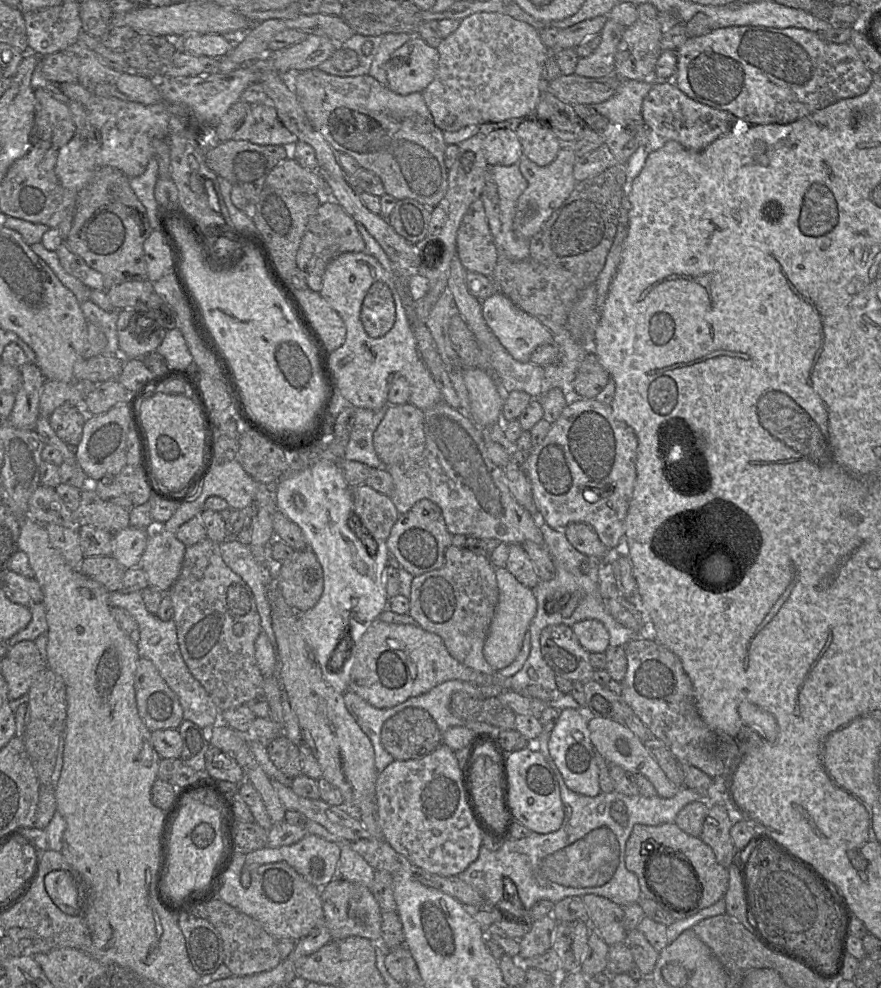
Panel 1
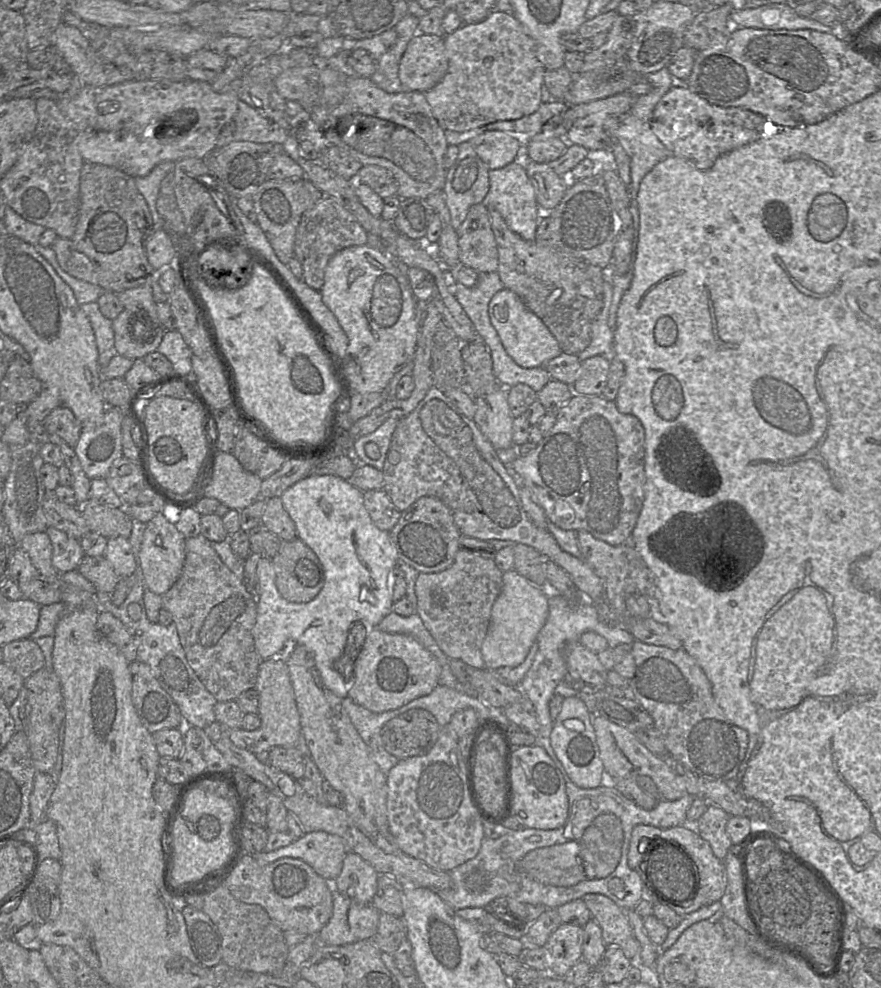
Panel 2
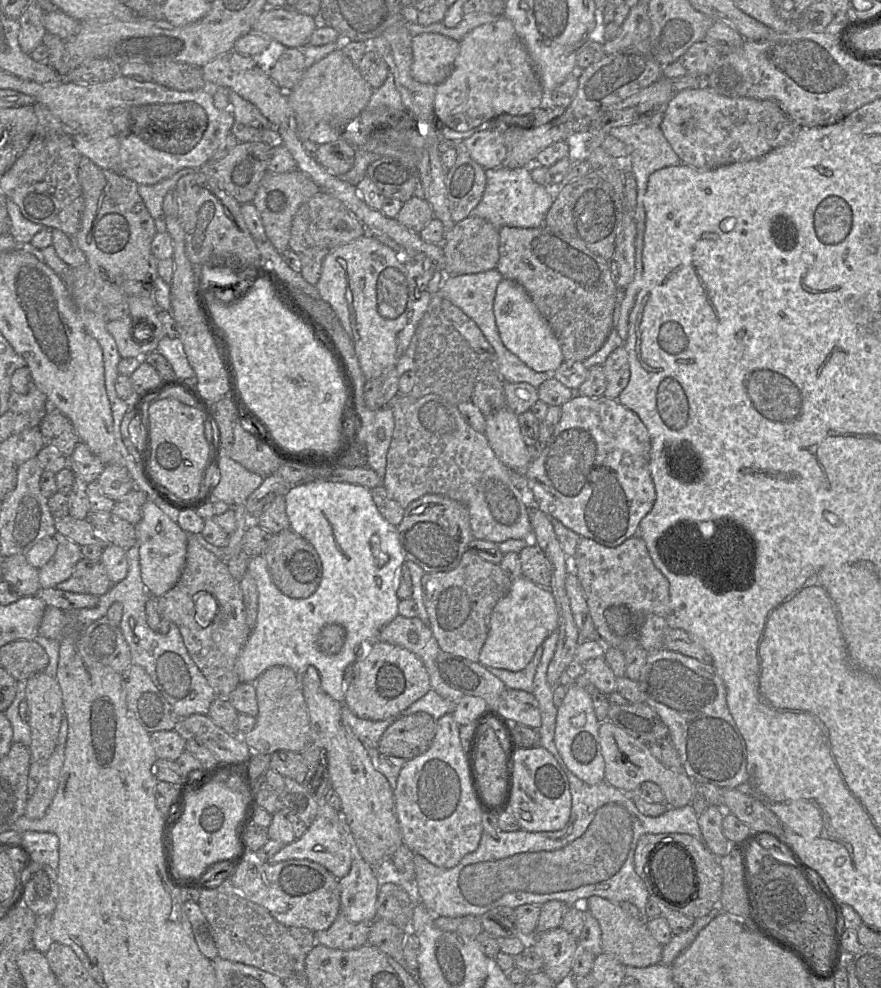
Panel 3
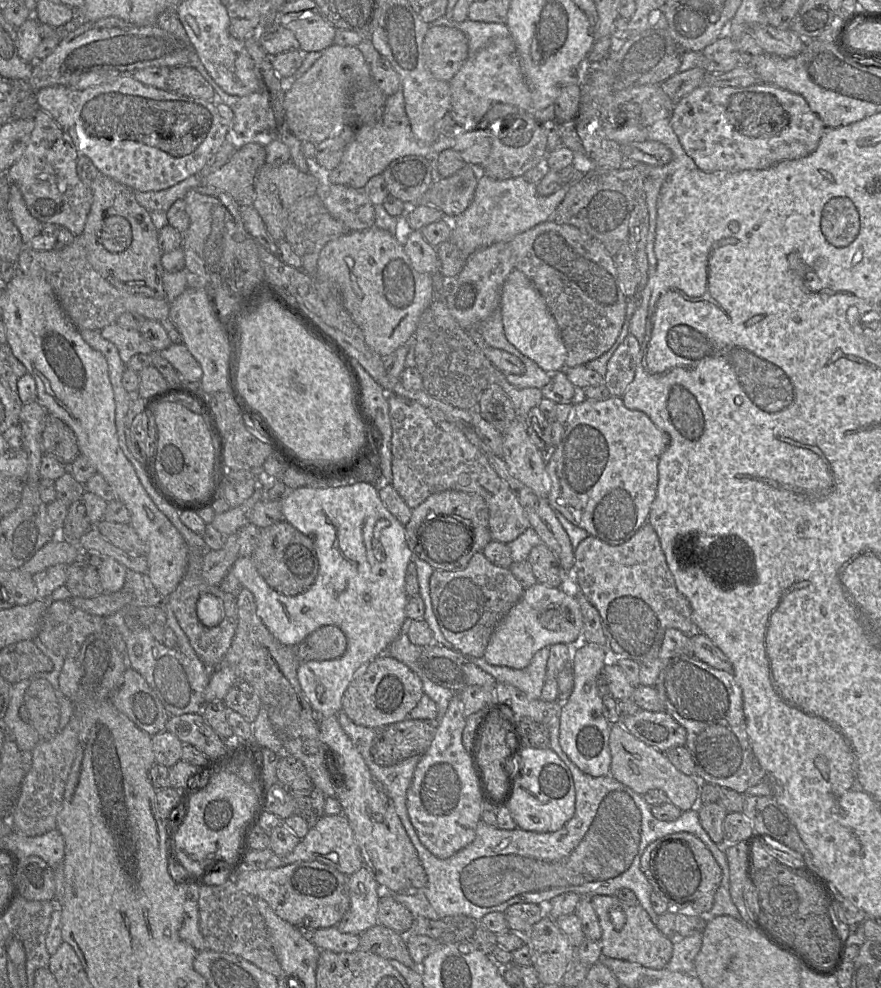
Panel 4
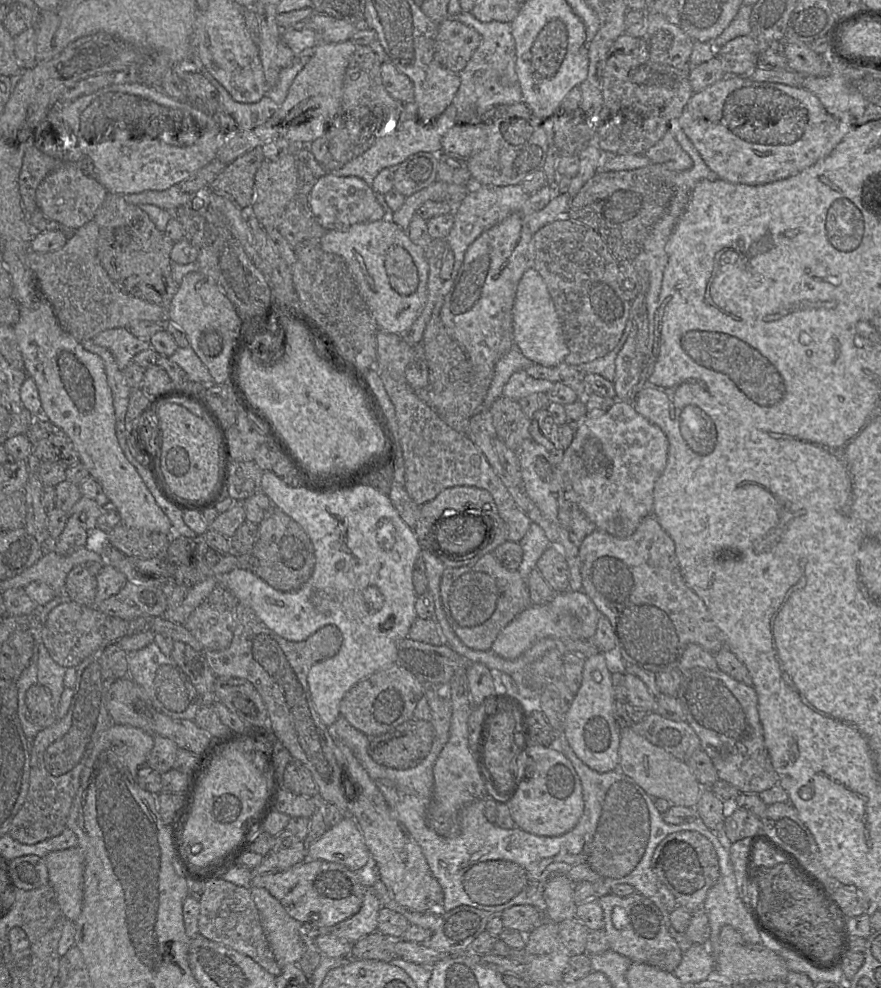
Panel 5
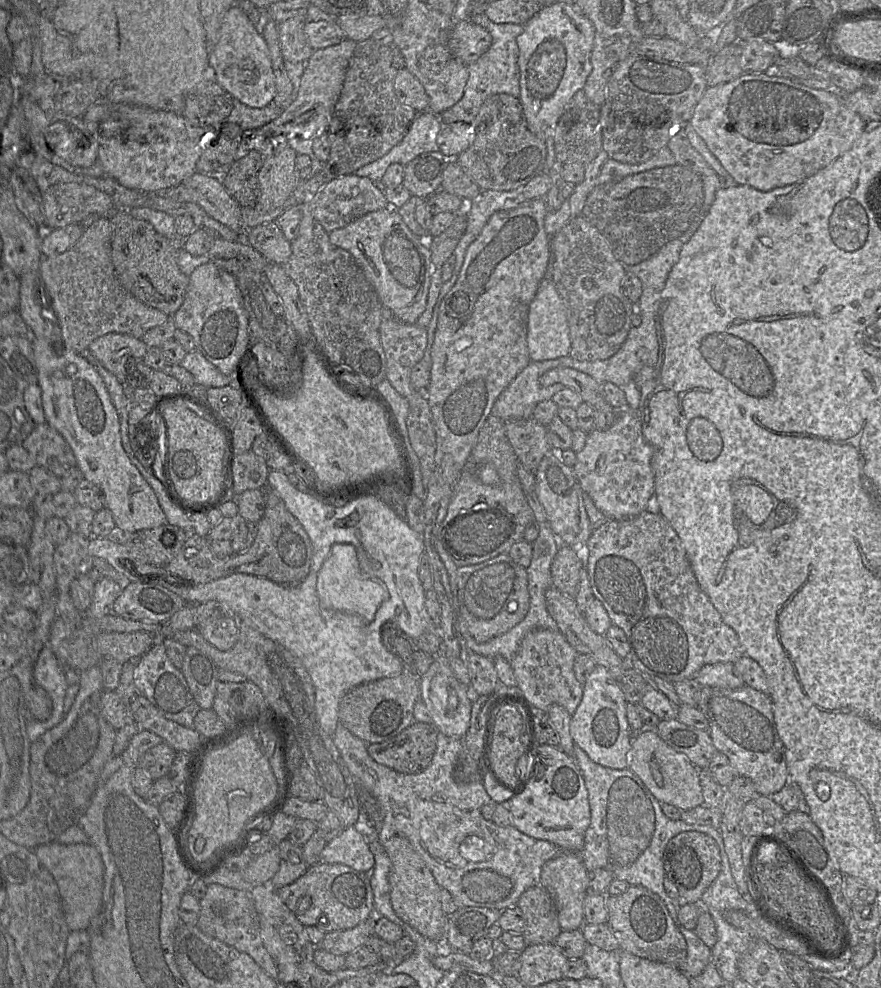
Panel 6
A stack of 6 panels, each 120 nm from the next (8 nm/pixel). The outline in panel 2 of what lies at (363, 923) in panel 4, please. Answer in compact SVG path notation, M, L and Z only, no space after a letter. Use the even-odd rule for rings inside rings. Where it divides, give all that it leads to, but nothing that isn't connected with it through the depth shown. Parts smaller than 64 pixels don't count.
M348 851L338 877L330 882L334 890L361 904L370 904L377 891L379 874L359 855Z

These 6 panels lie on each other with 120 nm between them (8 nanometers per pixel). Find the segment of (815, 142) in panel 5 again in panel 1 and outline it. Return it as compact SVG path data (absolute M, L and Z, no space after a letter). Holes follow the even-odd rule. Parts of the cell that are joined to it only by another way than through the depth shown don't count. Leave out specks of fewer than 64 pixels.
M655 80L642 103L642 117L646 126L665 141L673 140L684 147L699 151L726 135L737 123L733 114L699 103L673 84Z

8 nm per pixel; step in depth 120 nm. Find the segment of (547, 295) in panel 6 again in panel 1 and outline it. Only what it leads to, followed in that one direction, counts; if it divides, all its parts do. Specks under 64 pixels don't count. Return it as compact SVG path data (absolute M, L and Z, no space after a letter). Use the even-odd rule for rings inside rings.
M496 292L482 301L482 316L507 352L517 361L527 363L531 353L540 345L553 344L553 334L535 317L517 307L506 295Z

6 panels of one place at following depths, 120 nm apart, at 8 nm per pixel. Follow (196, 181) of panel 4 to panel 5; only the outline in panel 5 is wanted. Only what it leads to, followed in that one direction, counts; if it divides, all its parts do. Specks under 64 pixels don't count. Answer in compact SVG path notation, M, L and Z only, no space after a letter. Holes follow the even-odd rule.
M174 185L164 191L146 191L123 196L125 200L131 204L150 204L169 211L174 211L178 207L190 205L195 195L183 192L179 186Z

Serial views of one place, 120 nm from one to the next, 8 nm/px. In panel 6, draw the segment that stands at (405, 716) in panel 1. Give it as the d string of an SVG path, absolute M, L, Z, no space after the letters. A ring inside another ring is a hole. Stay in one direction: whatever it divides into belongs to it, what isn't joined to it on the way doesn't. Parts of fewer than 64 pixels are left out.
M412 722L384 742L367 744L367 752L377 763L402 774L419 774L430 764L436 750L438 730L432 723Z

